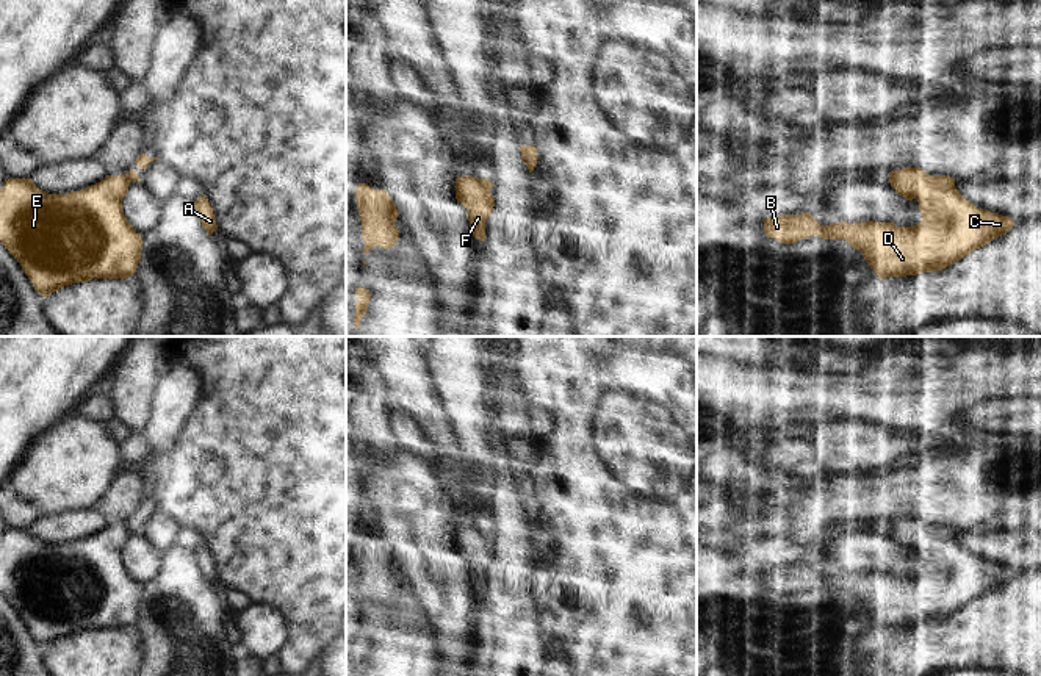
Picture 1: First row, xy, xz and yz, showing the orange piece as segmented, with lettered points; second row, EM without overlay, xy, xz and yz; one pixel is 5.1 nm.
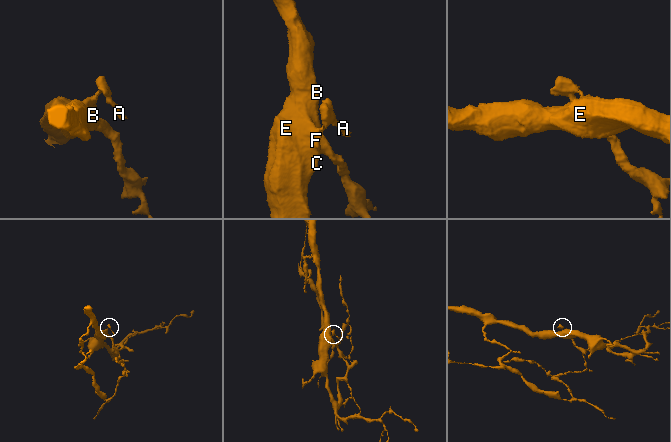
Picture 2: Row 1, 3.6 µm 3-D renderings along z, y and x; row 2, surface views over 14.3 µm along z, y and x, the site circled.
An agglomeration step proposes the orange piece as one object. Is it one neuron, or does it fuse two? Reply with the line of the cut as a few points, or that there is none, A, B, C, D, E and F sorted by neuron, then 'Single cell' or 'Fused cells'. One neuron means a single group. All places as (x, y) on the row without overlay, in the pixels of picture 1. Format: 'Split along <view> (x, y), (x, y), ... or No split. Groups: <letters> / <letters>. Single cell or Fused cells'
Split along xz (478, 529), (489, 540). Groups: A / B C D E F. Fused cells.

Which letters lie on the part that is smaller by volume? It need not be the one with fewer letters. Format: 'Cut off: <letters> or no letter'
Cut off: A

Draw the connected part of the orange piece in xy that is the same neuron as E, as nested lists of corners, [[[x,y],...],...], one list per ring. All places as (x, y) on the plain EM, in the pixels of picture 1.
[[[128,524],[67,545],[49,545],[31,529],[3,534],[0,592],[41,646],[75,632],[135,626],[142,588],[122,560],[128,537]]]

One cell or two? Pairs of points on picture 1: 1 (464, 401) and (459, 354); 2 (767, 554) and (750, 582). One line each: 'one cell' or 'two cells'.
1: one cell
2: two cells

